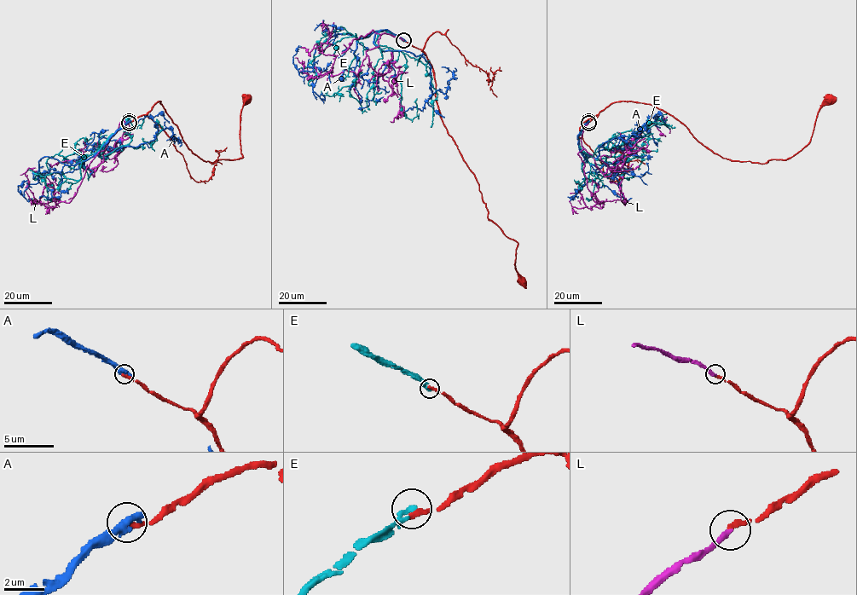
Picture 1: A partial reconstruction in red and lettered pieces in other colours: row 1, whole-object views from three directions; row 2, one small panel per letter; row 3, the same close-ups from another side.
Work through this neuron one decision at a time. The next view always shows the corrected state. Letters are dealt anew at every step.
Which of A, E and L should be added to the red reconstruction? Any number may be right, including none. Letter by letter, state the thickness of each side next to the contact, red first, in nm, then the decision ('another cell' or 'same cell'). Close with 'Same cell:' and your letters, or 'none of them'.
A: 280 nm thick on the red side, 550 nm on the other; another cell
E: 280 nm thick on the red side, 280 nm on the other; another cell
L: 240 nm thick on the red side, 280 nm on the other; same cell
Same cell: L

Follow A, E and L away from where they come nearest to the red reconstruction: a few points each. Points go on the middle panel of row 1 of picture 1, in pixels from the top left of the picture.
A: (404, 40), (387, 30), (357, 38), (335, 34), (316, 48), (313, 70), (298, 74), (293, 56), (302, 47)
E: (403, 41), (384, 30), (375, 43), (401, 51), (406, 60), (401, 101), (408, 119), (417, 116), (417, 98)
L: (403, 40), (385, 32), (366, 52), (384, 80), (399, 68), (391, 53), (379, 70), (378, 90)

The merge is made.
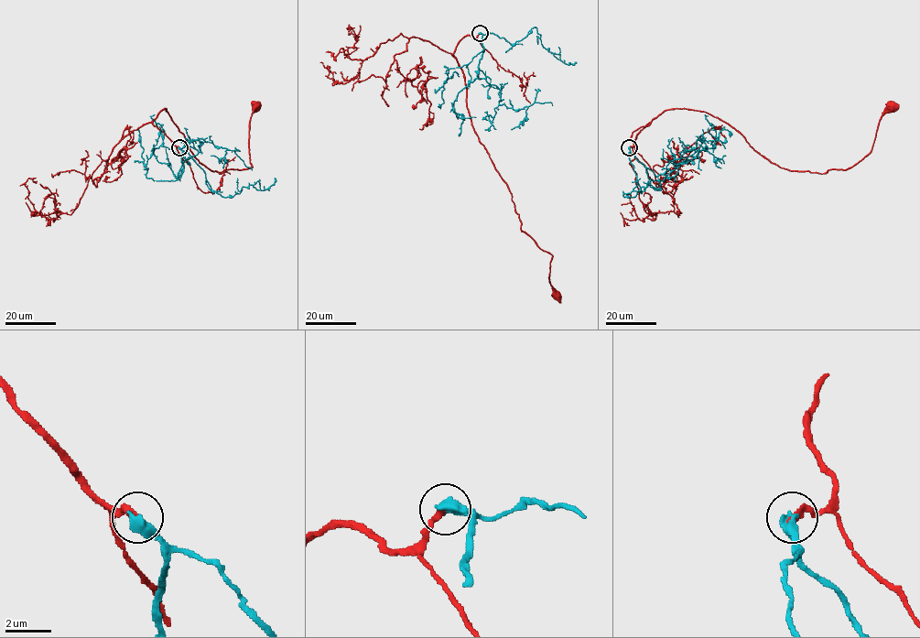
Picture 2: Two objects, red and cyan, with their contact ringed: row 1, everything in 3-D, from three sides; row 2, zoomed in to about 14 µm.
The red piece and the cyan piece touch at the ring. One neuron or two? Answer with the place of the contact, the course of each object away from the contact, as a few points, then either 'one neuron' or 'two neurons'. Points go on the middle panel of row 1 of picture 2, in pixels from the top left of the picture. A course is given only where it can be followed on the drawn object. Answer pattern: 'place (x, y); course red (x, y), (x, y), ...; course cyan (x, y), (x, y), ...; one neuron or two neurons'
place (480, 33); course red (480, 33), (465, 36), (453, 55), (463, 73), (468, 113), (521, 228), (552, 255), (549, 283), (557, 293); course cyan (480, 33), (483, 47), (478, 69), (501, 91), (500, 104), (514, 110), (535, 102), (552, 105); one neuron

